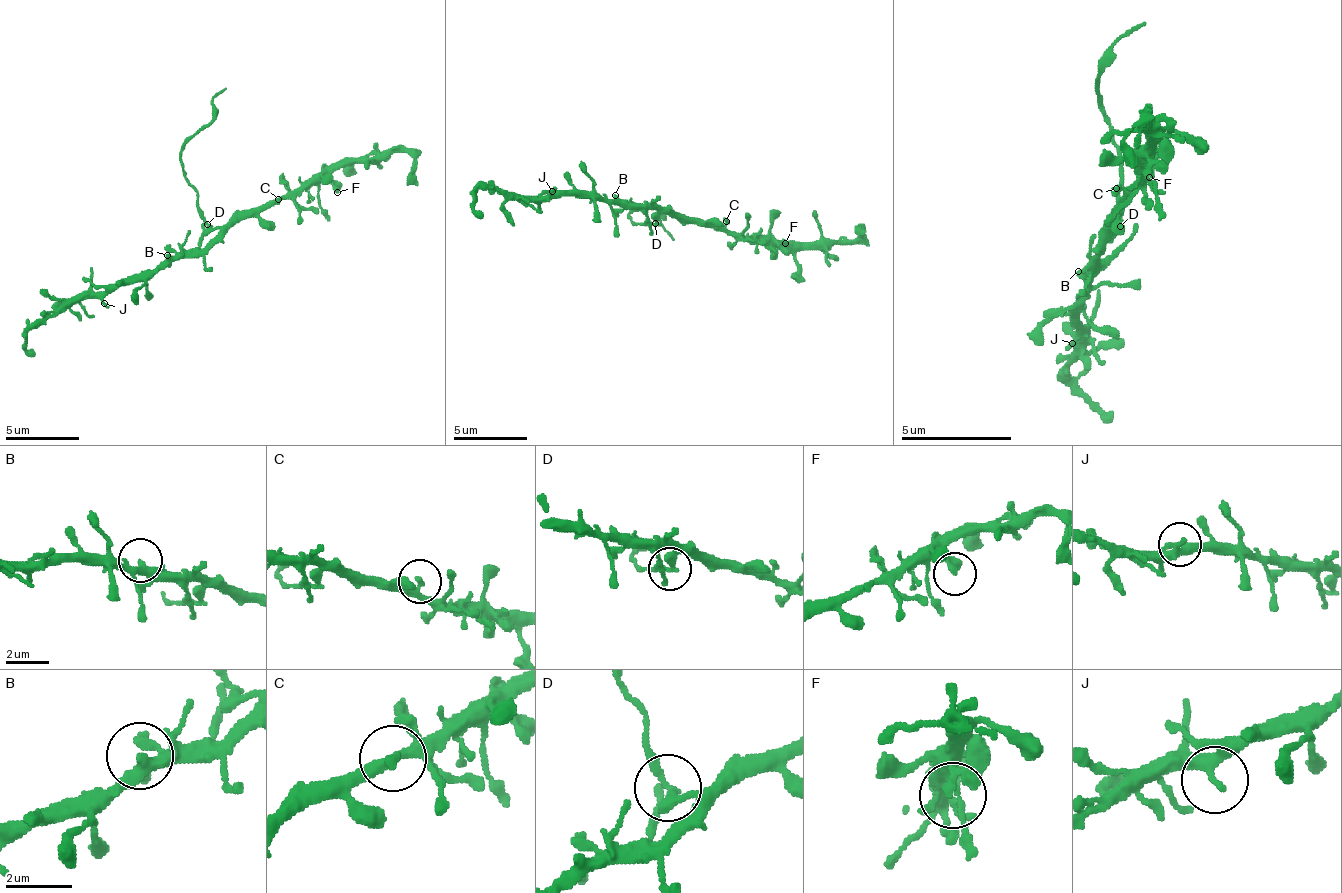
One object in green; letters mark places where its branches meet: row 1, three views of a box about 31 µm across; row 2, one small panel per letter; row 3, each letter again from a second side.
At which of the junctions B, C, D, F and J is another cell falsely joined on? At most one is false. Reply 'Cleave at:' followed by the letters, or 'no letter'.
Cleave at: D

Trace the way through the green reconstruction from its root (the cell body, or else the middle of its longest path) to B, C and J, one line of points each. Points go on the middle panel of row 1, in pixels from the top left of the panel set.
B: (663, 213), (626, 206), (615, 195)
C: (663, 213), (682, 213), (693, 221), (707, 221), (711, 224), (722, 224), (726, 221)
J: (663, 213), (656, 209), (637, 209), (622, 202), (552, 195), (552, 191)

